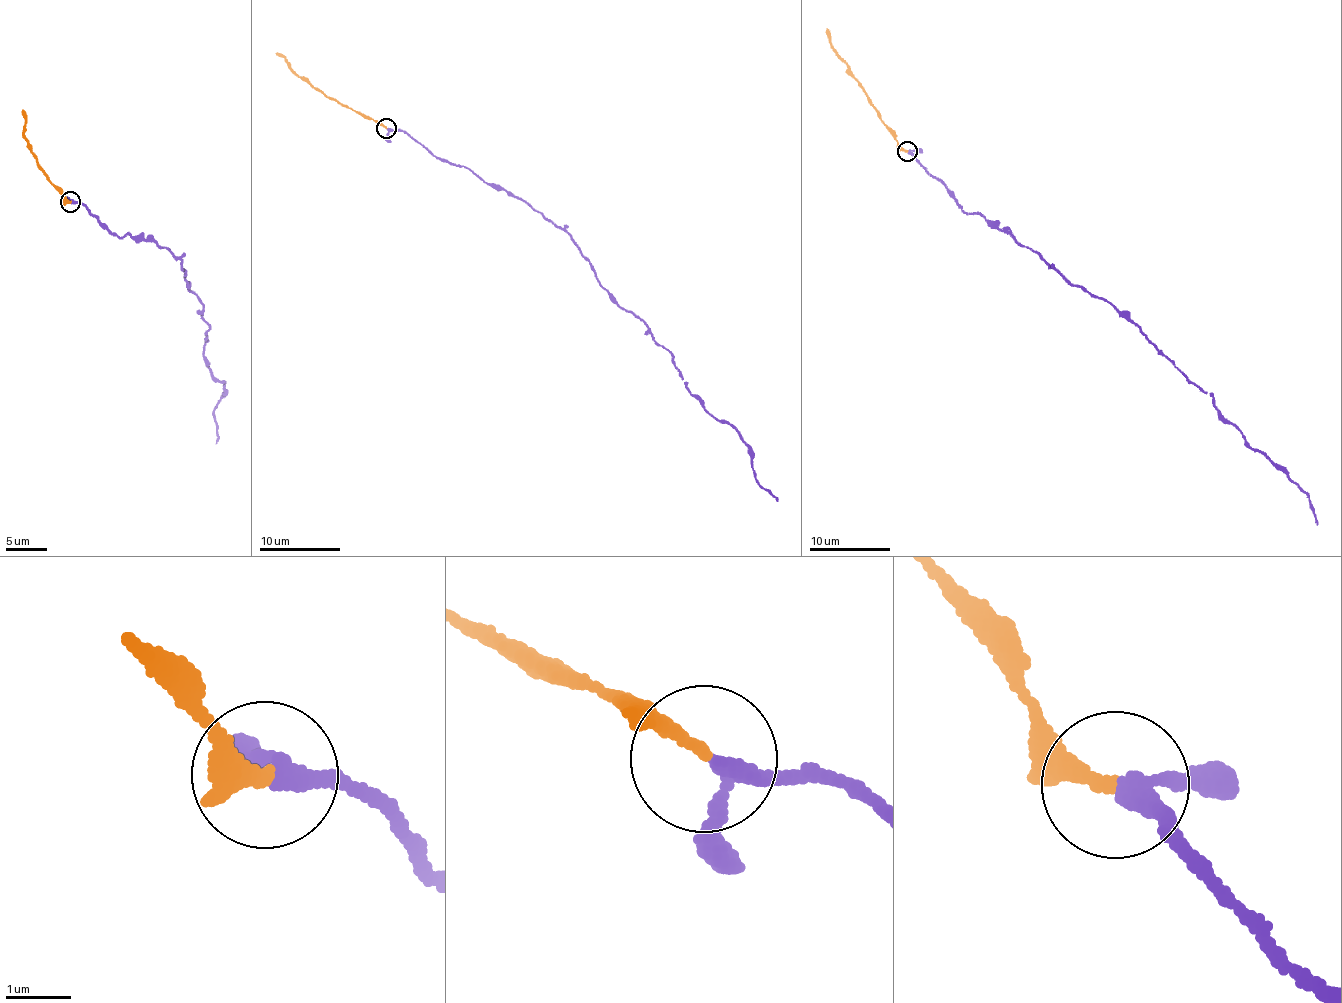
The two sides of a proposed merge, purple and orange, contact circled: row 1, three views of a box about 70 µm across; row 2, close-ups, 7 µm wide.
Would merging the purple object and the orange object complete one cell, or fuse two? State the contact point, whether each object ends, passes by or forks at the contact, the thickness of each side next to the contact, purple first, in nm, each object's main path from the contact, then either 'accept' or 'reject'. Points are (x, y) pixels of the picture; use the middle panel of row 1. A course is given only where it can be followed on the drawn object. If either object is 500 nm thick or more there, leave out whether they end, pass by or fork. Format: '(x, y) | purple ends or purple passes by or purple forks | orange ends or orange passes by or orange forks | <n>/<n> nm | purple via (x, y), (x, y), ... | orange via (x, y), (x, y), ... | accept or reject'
(386, 128) | purple passes by | orange ends | 200/200 nm | purple via (387, 127), (519, 197), (570, 236), (609, 297), (647, 326), (692, 394), (740, 435), (754, 476), (776, 502) | orange via (385, 127), (331, 99), (292, 69), (276, 52) | accept

